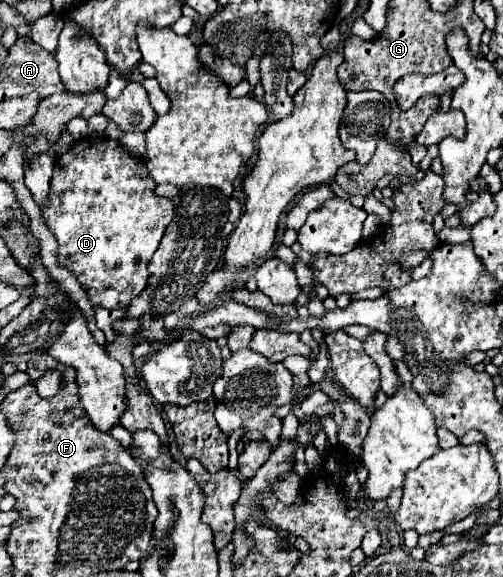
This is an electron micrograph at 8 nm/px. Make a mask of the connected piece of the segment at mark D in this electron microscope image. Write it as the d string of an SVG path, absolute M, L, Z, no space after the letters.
M83 117L71 119L67 123L67 133L71 133L77 141L65 155L55 159L51 189L47 197L49 205L41 207L41 217L59 241L59 265L75 273L81 285L91 287L87 289L91 303L103 305L105 309L123 309L133 297L137 297L145 289L149 277L147 263L157 251L161 237L169 221L173 219L175 207L171 199L153 195L155 183L145 169L145 161L141 157L131 155L117 139L109 139L103 135L87 135L87 119Z

